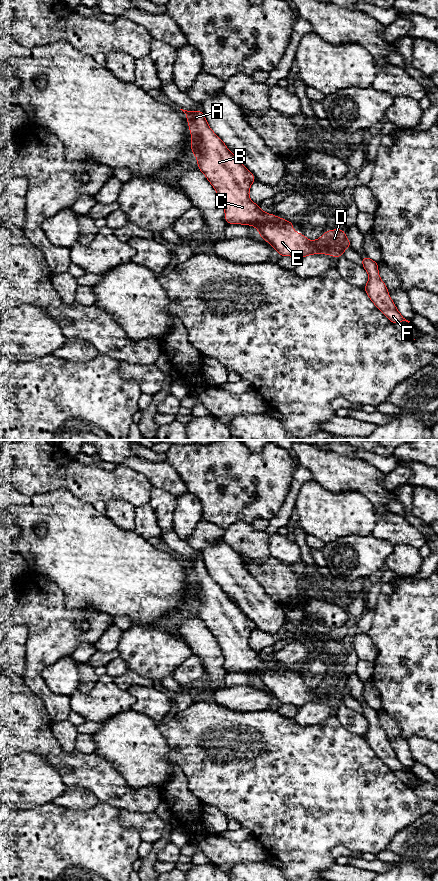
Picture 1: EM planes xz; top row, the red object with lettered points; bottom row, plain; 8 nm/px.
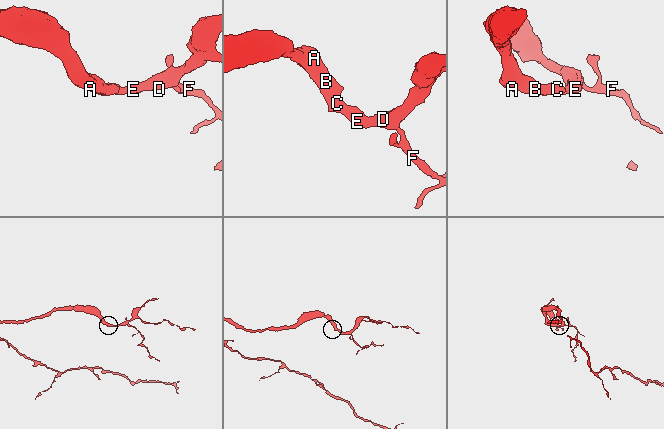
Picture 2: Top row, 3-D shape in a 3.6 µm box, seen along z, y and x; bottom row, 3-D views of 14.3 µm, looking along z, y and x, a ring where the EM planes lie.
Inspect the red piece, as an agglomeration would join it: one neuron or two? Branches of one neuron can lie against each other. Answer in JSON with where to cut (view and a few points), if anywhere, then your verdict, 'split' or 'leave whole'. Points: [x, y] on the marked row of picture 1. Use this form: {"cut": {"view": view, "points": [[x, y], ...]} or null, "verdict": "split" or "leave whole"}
{"cut": null, "verdict": "leave whole"}

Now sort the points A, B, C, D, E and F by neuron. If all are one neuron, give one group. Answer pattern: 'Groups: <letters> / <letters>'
Groups: A B C D E F

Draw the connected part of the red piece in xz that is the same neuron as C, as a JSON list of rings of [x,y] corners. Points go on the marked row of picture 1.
[[[182,110],[189,124],[192,137],[191,150],[197,158],[198,169],[202,171],[215,188],[225,210],[225,221],[228,224],[252,225],[259,230],[259,235],[271,244],[280,256],[302,258],[311,254],[328,254],[333,257],[343,256],[344,250],[351,247],[342,229],[329,230],[315,241],[309,241],[303,234],[296,233],[293,222],[263,212],[260,207],[249,199],[249,189],[256,180],[238,158],[228,150],[224,142],[211,130],[202,111]]]

